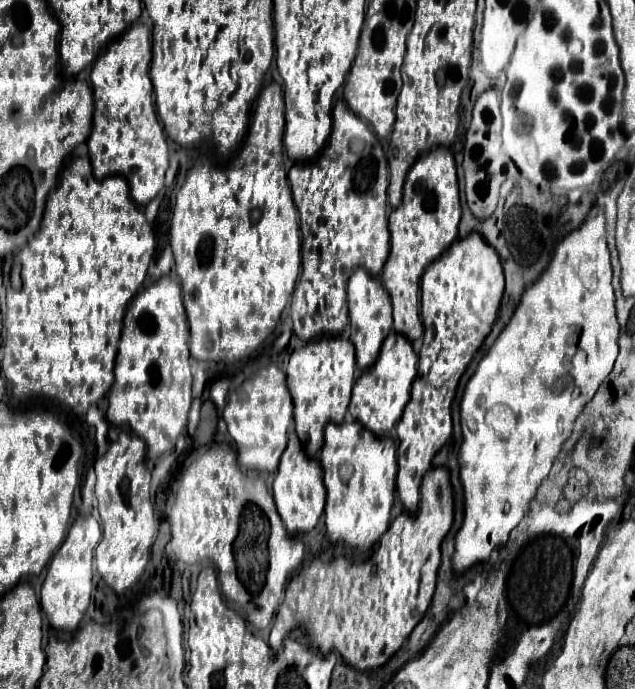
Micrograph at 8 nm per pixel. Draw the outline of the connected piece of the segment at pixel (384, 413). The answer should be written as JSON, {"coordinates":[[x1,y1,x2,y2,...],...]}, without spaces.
{"coordinates":[[392,331,380,349,378,359,362,371,362,375,354,381,352,387,352,401,350,401,350,413,356,421,360,421,364,427,372,429,376,435,388,433,394,423,400,419,400,413,404,411,408,399,410,399,410,389,416,377,416,363,418,355,412,347,412,341,398,331]]}

